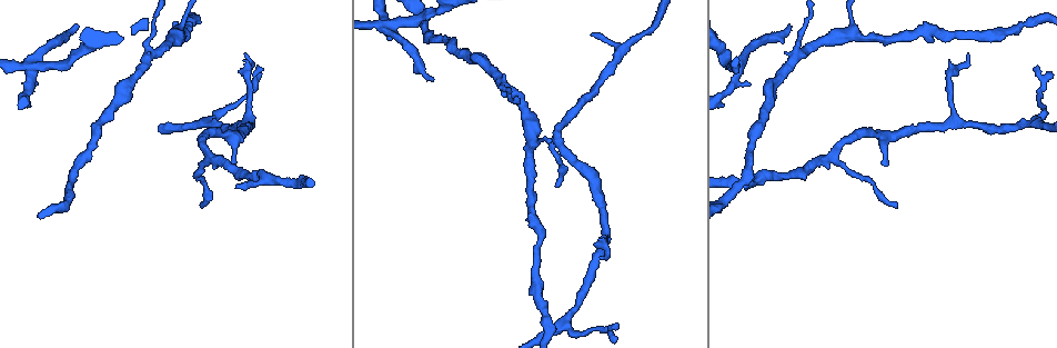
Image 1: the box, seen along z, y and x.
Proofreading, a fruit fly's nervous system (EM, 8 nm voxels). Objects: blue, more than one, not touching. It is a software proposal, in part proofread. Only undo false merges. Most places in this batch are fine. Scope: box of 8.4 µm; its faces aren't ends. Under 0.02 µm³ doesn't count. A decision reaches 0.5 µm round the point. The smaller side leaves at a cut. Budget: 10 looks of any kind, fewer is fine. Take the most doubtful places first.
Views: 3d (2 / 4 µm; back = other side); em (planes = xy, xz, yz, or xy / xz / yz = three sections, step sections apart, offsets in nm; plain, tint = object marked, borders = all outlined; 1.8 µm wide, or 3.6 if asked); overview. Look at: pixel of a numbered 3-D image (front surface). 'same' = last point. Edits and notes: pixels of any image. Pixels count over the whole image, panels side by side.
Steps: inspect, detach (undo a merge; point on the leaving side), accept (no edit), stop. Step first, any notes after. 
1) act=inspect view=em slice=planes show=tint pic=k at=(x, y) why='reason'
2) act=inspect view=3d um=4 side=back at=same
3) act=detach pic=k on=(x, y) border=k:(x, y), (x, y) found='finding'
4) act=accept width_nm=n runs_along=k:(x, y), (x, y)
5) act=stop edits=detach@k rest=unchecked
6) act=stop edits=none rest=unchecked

act=inspect view=em um=3.6 slice=planes show=tint pic=1 at=(32, 68)

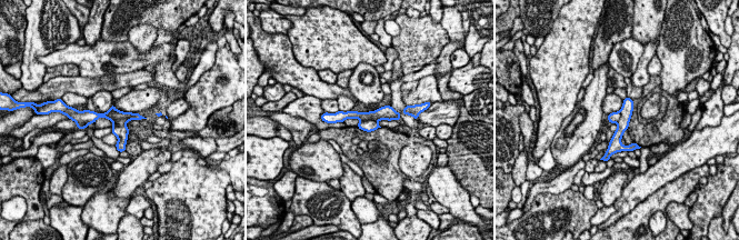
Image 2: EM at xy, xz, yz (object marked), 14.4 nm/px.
act=detach pic=2 on=(120, 130) border=2:(128, 120), (111, 121) found='two neurons meet here'

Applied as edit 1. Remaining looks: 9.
act=inspect view=em slice=planes show=tint pic=1 at=(176, 37) why='thick turns thin'

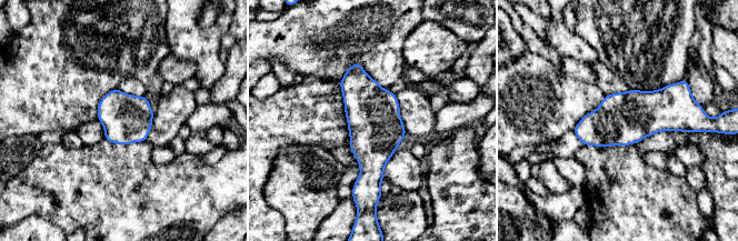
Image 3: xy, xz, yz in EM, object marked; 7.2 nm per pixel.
act=accept found='continuous, no second neuron'

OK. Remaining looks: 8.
act=inspect view=em slice=planes show=tint pic=1 at=(948, 123) why='abrupt turn'

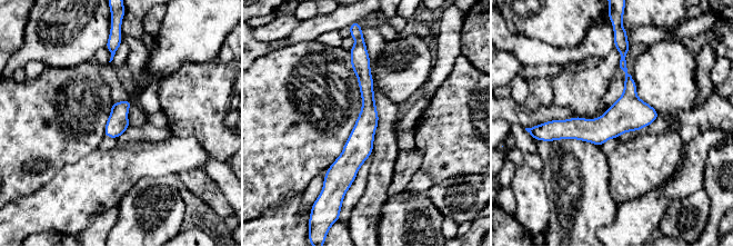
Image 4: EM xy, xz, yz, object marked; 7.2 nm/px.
act=accept found='all the same neuron'

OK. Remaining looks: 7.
act=inspect view=3d um=2 pic=1 at=(205, 151) why='sharp bend'

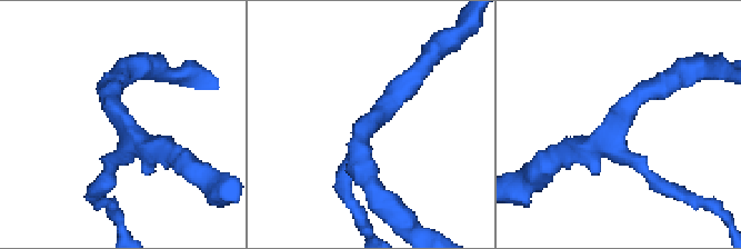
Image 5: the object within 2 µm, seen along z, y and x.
act=inspect view=em slice=xy step=16 show=tint pic=5 at=(615, 122) why='now the EM'

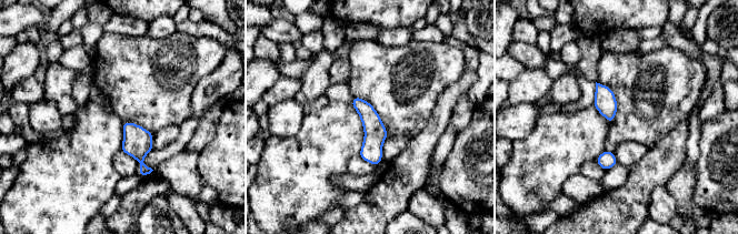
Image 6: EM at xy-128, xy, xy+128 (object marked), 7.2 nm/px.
act=inspect view=em slice=planes show=tint at=same why='cut it another way'

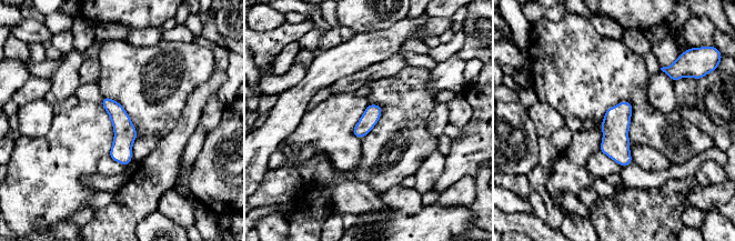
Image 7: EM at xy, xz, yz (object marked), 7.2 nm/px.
act=accept runs_along=7:(106, 100), (122, 123), (126, 162) found='one neuron here'

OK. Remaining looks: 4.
act=stop edits=detach@2 rest=unchecked

